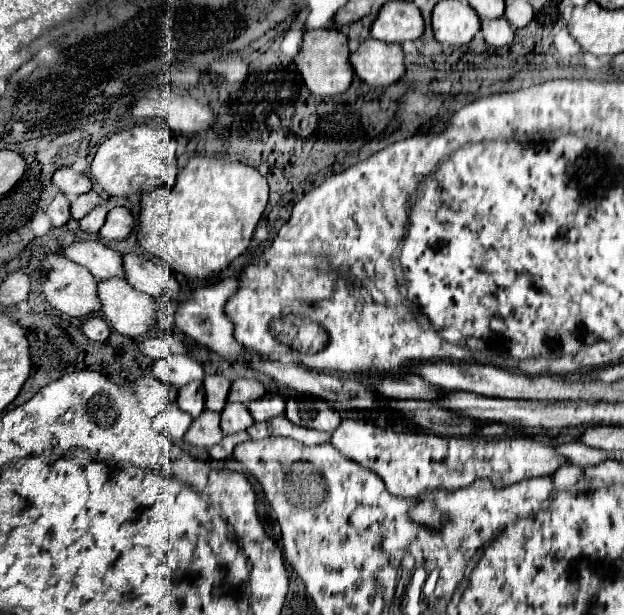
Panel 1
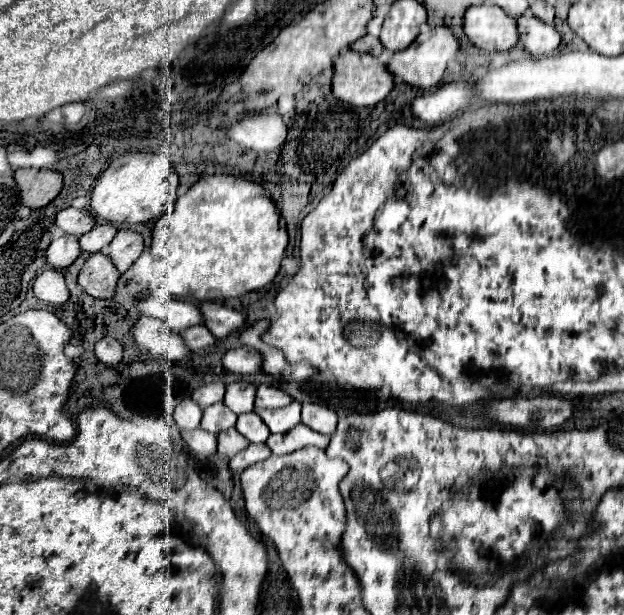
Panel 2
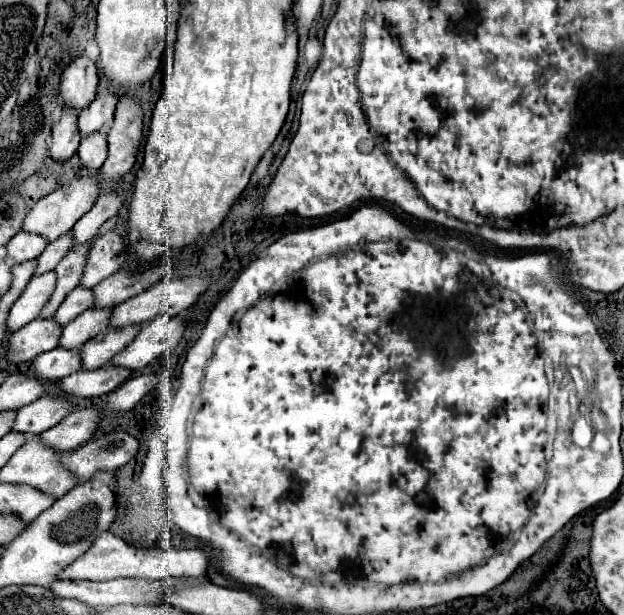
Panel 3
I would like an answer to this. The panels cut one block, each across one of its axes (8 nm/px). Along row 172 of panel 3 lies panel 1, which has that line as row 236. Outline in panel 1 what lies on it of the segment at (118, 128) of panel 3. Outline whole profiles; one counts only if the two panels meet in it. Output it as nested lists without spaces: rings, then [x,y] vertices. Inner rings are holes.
[[[116,206],[108,212],[104,226],[100,228],[98,236],[100,240],[108,242],[108,240],[124,240],[130,230],[134,228],[134,218],[130,214],[130,210],[126,210],[124,206]]]

